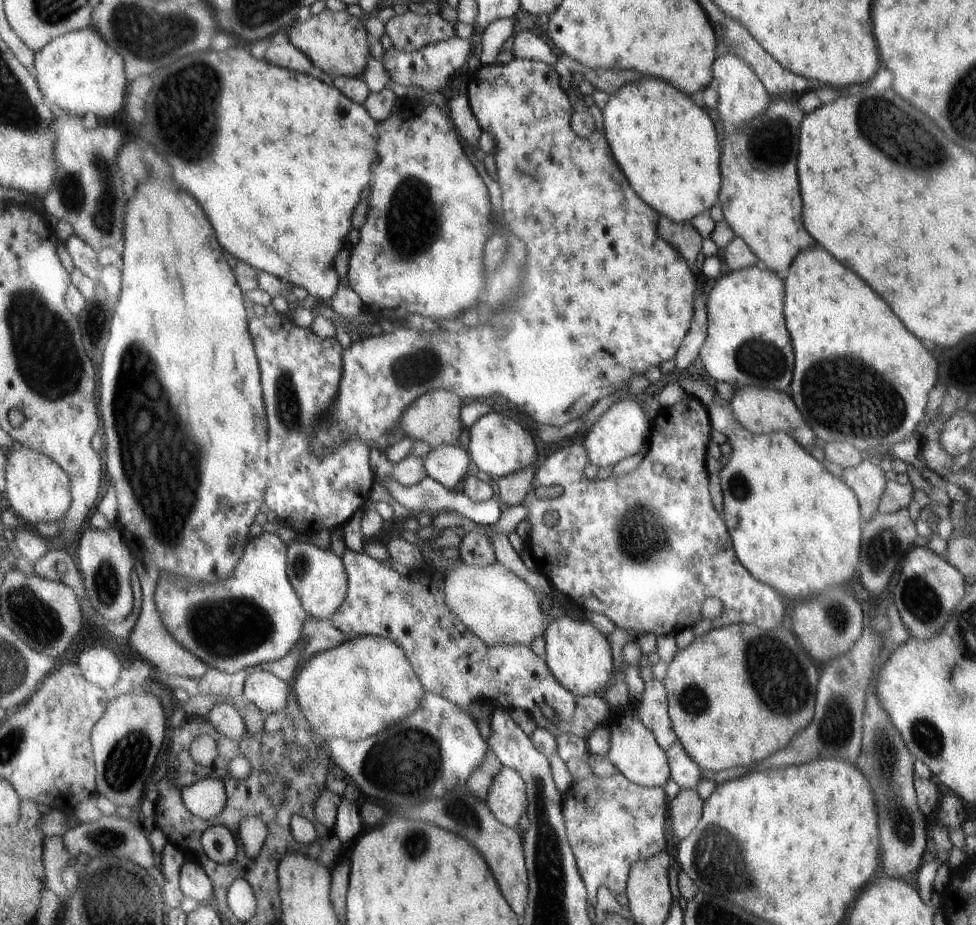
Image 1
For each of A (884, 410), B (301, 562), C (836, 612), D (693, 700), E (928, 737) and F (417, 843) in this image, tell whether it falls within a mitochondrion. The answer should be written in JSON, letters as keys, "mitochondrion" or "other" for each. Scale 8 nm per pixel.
{"A":"mitochondrion","B":"mitochondrion","C":"mitochondrion","D":"mitochondrion","E":"mitochondrion","F":"mitochondrion"}

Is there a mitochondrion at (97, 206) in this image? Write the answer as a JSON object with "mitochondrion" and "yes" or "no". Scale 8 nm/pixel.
{"mitochondrion":"yes"}

